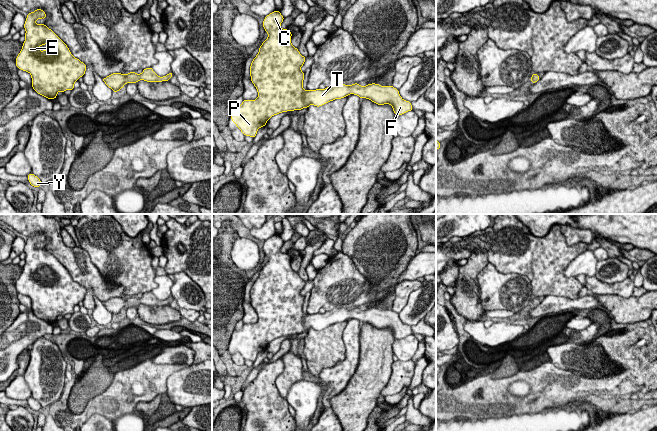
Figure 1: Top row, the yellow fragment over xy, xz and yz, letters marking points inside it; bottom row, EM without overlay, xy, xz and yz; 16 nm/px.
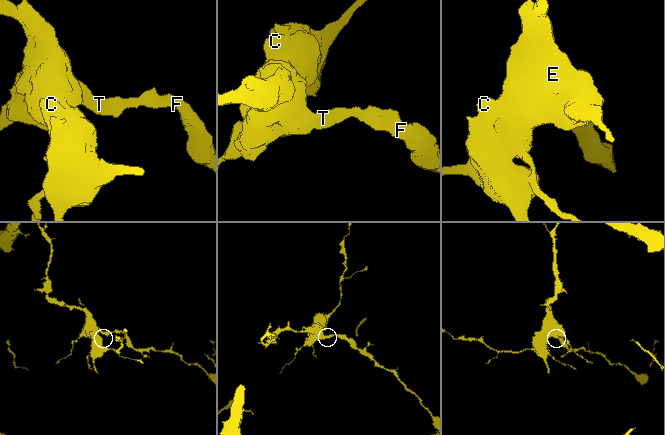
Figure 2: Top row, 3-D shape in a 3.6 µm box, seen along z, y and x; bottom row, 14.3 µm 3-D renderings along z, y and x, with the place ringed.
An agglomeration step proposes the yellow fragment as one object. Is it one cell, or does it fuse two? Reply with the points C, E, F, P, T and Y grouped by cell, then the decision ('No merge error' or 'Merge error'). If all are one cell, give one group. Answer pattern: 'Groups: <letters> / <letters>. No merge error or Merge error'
Groups: C E F P T Y. No merge error

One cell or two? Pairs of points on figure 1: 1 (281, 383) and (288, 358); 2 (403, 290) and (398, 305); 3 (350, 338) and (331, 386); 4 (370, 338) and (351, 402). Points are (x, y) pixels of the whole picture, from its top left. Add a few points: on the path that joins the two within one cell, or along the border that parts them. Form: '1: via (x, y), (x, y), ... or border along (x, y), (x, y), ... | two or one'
1: via (287, 377), (288, 364) | one
2: via (402, 294), (400, 301) | one
3: via (351, 350), (351, 361), (340, 374) | one
4: via (370, 354), (370, 378), (365, 386) | one

